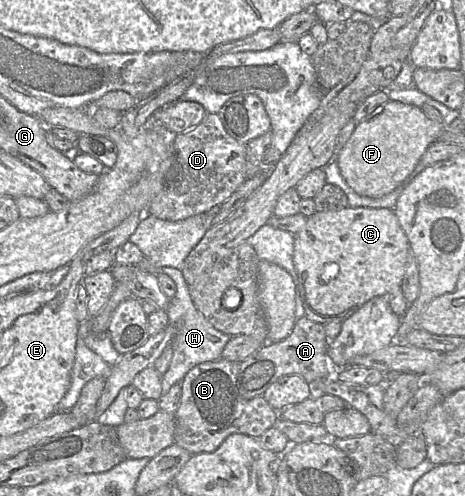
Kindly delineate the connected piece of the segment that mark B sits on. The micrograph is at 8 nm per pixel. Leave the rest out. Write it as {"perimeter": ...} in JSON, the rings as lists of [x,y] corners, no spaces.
{"perimeter":[[[223,358],[196,365],[181,382],[181,399],[174,415],[174,443],[191,455],[210,453],[231,434],[259,438],[280,417],[262,396],[243,398],[237,387],[238,363]]]}

